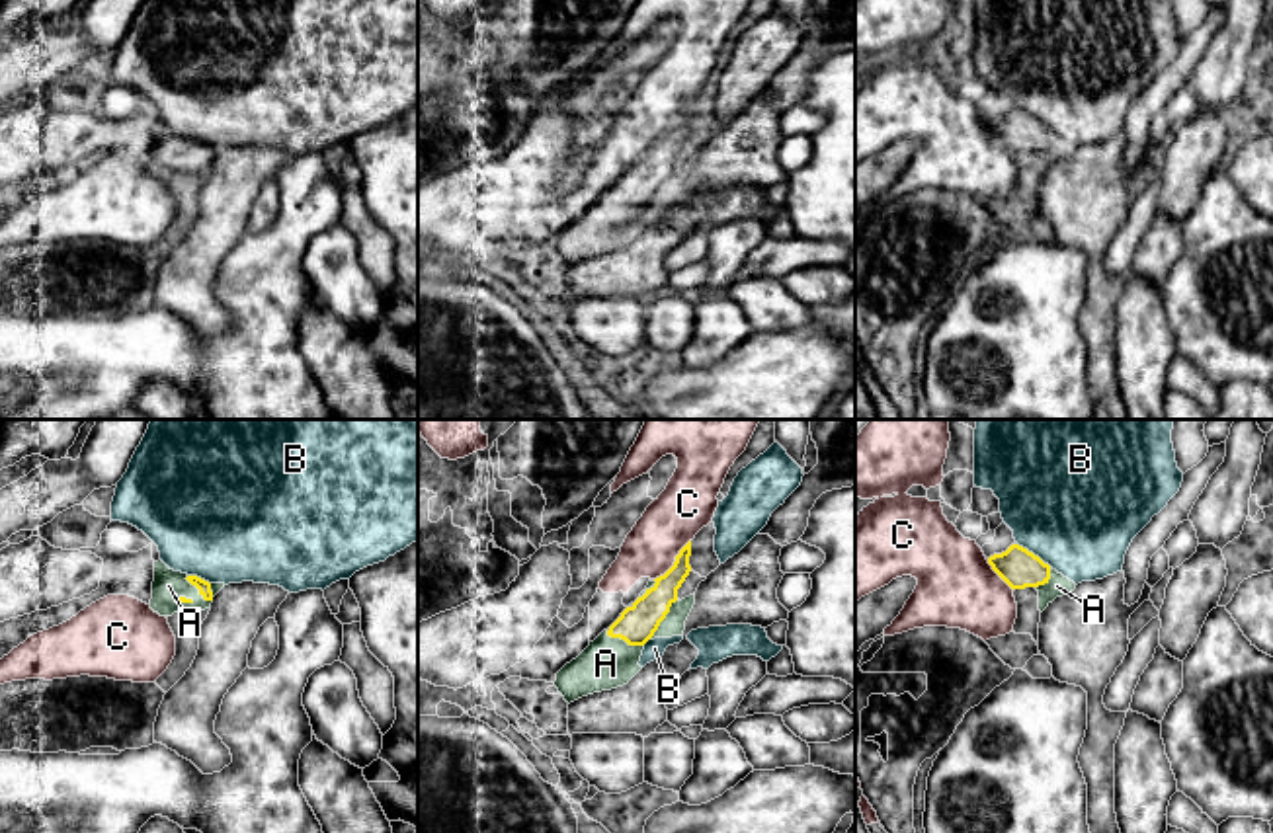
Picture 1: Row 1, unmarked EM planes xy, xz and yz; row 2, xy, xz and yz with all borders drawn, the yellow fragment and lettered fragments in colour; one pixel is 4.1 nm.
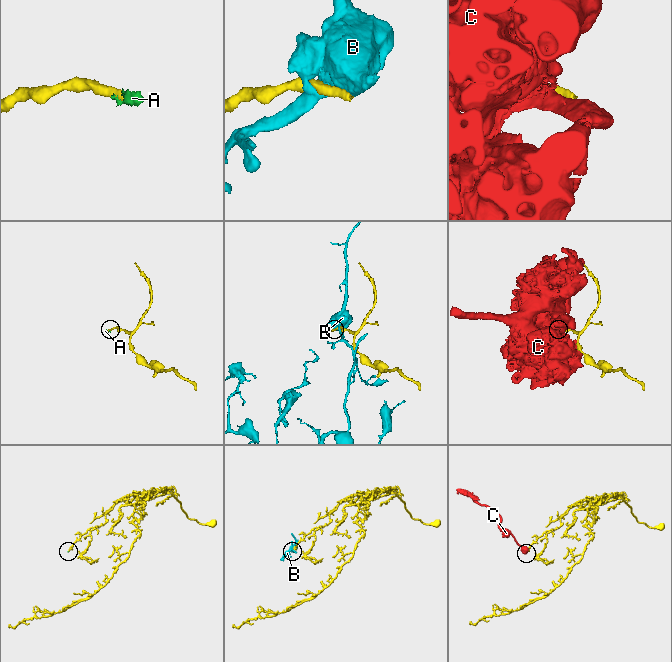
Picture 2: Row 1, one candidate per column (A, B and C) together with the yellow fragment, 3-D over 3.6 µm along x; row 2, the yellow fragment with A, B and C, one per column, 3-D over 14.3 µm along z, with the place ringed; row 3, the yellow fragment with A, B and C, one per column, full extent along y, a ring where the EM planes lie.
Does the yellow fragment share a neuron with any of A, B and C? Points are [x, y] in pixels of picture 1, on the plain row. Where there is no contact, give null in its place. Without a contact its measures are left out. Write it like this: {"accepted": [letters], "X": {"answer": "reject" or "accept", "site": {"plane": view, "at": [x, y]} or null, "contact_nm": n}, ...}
{"accepted": ["A"], "A": {"answer": "accept", "site": {"plane": "xz", "at": [625, 203]}, "contact_nm": 170}, "B": {"answer": "reject", "site": {"plane": "yz", "at": [1033, 118]}, "contact_nm": 170}, "C": {"answer": "reject", "site": {"plane": "xz", "at": [676, 123]}, "contact_nm": 220}}

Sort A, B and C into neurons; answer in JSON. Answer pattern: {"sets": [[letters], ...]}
{"sets": [["A"], ["B"], ["C"]]}

